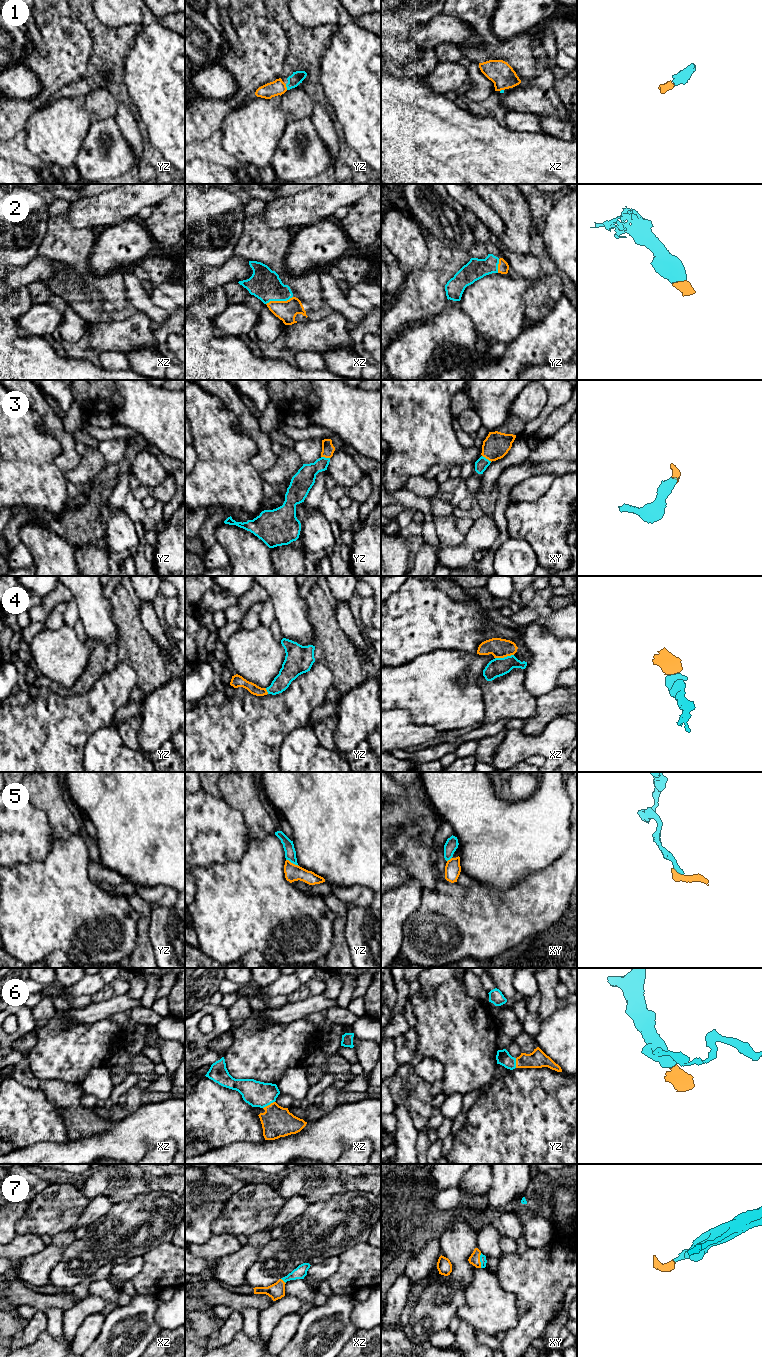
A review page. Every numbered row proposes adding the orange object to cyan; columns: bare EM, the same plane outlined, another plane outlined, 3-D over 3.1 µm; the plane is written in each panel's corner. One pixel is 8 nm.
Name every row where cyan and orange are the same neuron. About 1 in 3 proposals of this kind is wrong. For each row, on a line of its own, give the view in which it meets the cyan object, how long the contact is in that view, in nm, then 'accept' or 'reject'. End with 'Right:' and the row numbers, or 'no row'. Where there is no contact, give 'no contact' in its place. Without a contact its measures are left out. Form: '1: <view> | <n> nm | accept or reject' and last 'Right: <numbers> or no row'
1: yz | 50 nm | accept
2: xz | 220 nm | accept
3: xy | 90 nm | accept
4: xz | 160 nm | accept
5: yz | 120 nm | reject
6: xz | 110 nm | accept
7: xy | 120 nm | accept
Right: 1, 2, 3, 4, 6, 7

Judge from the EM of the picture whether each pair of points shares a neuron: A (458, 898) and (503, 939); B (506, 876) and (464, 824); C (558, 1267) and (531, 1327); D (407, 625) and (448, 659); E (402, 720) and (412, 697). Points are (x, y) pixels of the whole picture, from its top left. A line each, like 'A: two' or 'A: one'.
A: one
B: one
C: one
D: two
E: two

